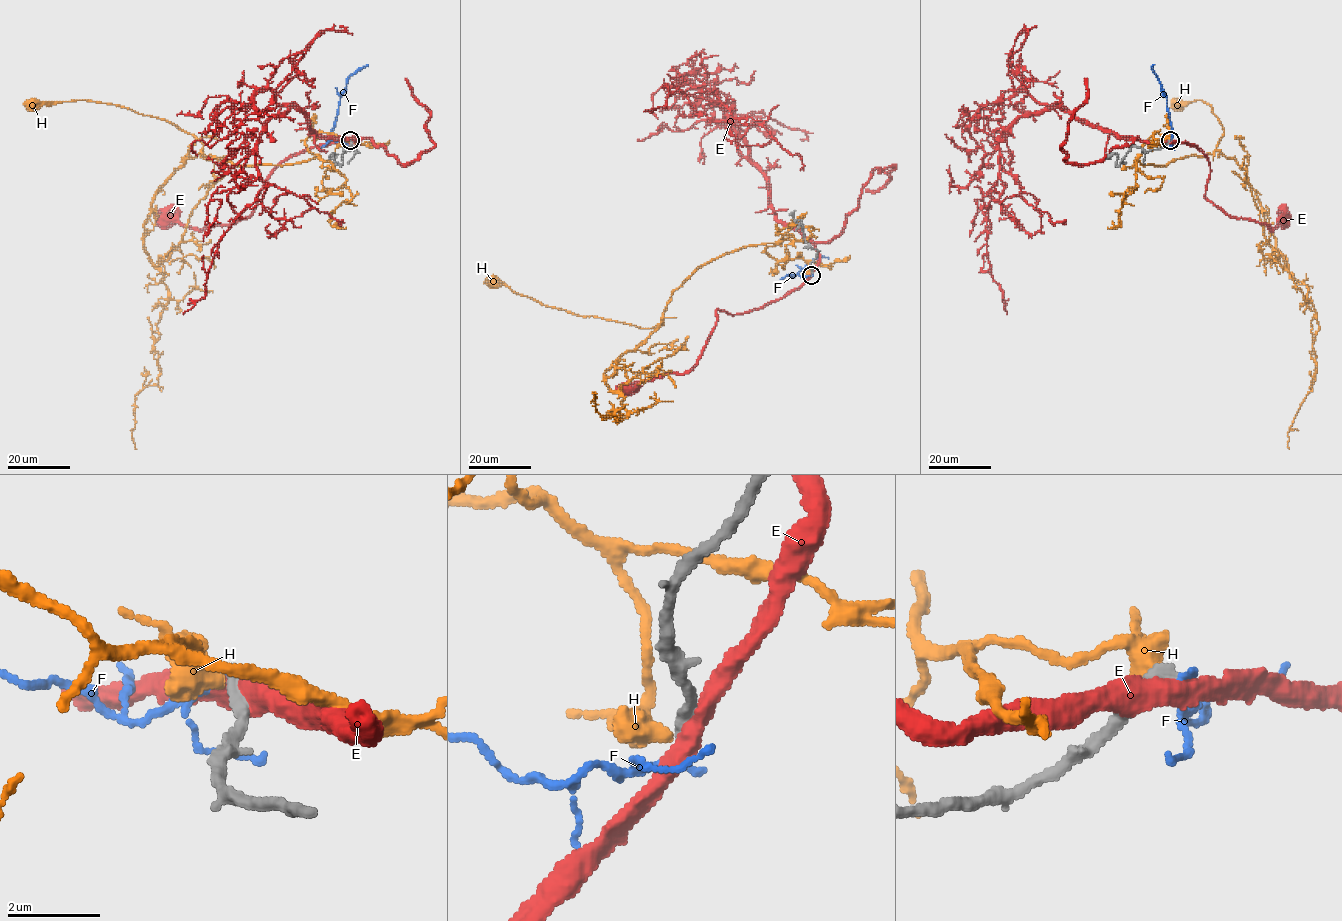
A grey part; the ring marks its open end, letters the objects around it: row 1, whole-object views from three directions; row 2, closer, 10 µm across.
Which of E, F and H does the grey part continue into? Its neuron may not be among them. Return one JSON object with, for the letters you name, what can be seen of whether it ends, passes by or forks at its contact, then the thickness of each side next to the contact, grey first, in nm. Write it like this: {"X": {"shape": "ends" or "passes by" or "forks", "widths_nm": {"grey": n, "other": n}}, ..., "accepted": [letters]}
{"accepted": []}

